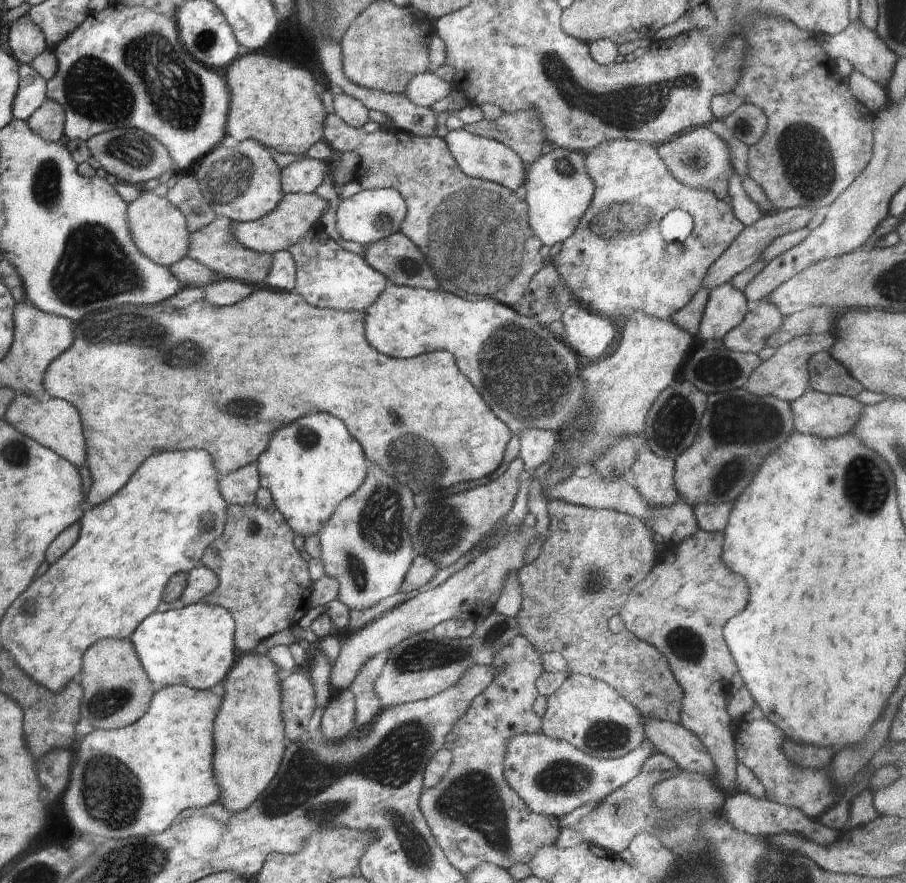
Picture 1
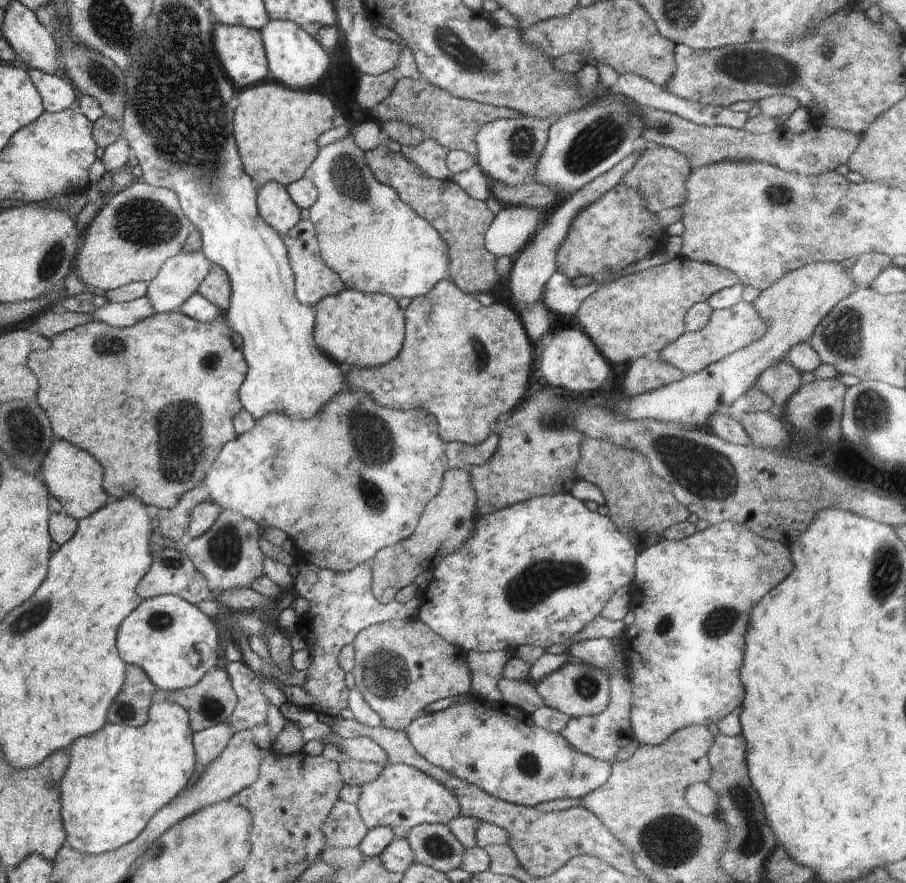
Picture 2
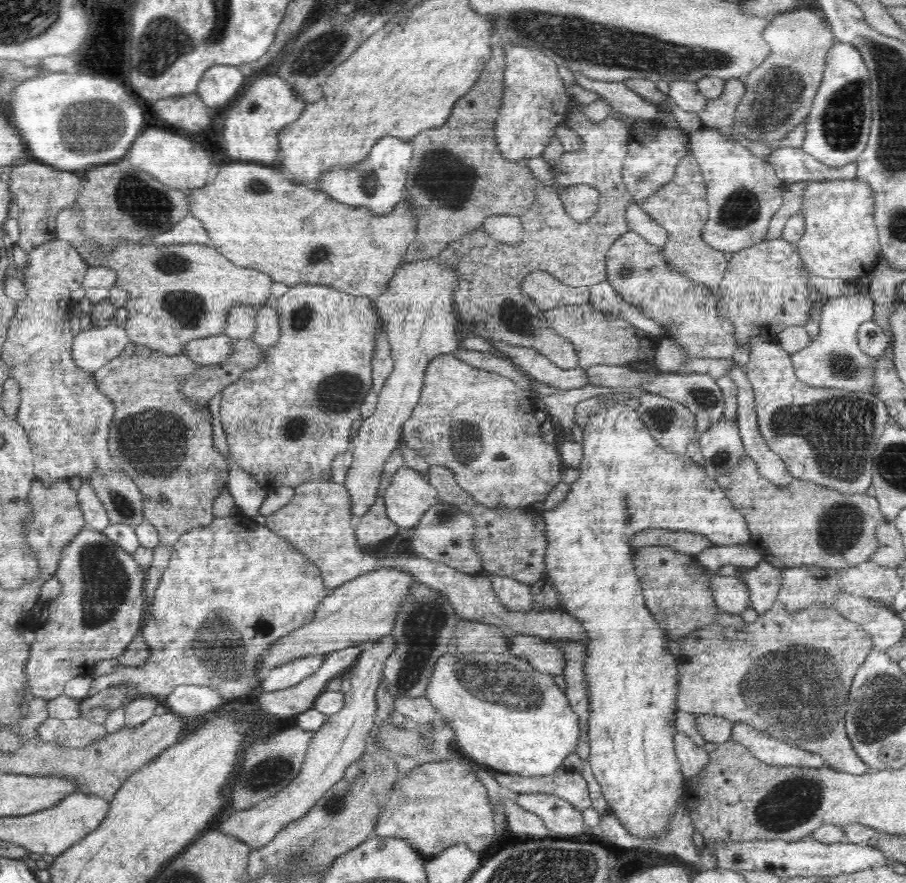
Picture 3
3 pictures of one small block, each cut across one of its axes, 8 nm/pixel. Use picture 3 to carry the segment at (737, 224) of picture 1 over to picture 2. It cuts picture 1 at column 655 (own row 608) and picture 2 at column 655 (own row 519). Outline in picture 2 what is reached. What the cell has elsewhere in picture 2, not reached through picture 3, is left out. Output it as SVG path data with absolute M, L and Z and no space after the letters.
M619 183L590 202L590 206L576 212L564 244L558 246L556 270L571 279L591 276L601 285L608 284L611 273L617 274L658 253L664 254L669 239L664 230L659 214L646 208L644 196Z

